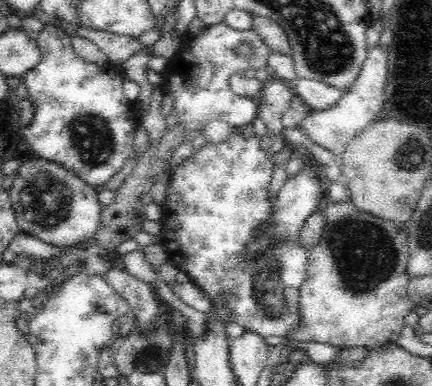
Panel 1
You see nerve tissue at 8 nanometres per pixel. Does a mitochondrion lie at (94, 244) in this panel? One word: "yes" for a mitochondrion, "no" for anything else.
no

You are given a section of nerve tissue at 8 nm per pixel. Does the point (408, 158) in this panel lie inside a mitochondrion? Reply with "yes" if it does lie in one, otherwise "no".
yes

